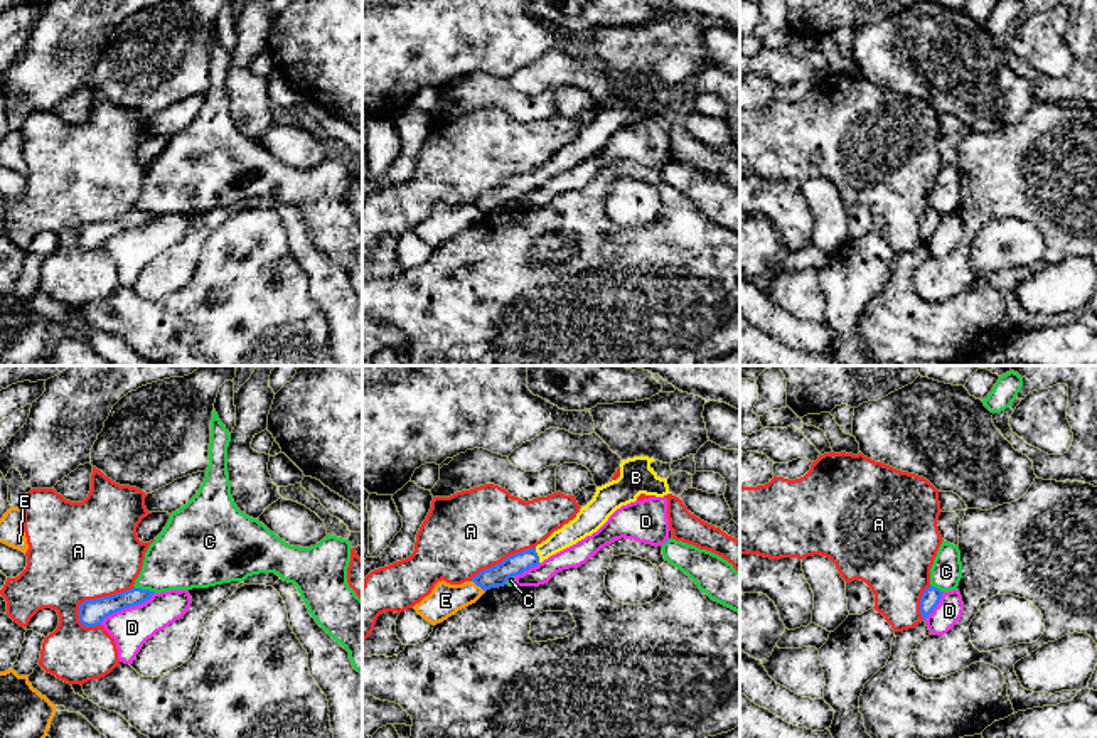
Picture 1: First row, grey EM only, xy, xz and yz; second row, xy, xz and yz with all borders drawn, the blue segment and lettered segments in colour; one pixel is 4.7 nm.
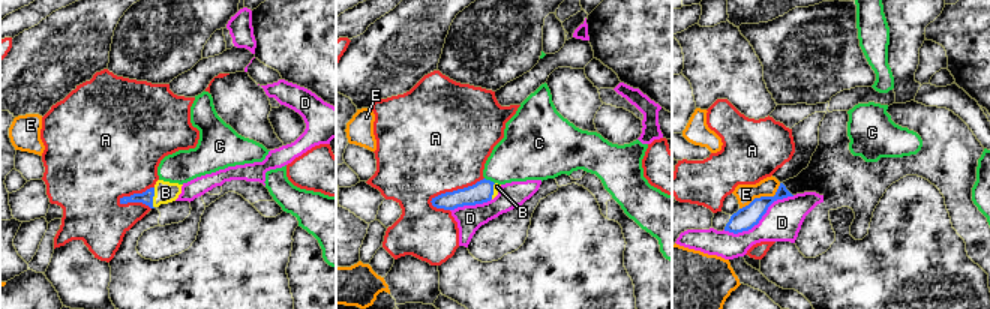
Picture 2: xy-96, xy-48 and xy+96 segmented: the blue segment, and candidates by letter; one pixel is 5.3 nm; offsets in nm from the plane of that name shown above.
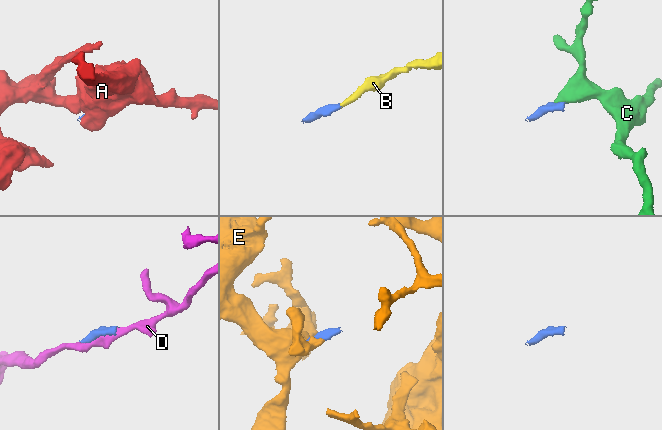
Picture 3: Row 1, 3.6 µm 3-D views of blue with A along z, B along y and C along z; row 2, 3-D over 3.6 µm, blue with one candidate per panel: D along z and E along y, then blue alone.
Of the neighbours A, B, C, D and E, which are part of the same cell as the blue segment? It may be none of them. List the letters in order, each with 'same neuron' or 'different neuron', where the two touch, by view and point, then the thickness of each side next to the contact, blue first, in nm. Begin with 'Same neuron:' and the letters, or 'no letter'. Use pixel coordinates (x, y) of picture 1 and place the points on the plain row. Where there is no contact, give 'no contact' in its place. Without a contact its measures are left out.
Same neuron: B
A: different neuron; contact xy (98, 221); calibres 130 and 480 nm
B: same neuron; contact xz (536, 177); calibres 100 and 110 nm
C: different neuron; contact xy (145, 213); calibres 100 and 320 nm
D: different neuron; contact xy (127, 229); calibres 130 and 190 nm
E: different neuron; contact xz (479, 208); calibres 100 and 160 nm

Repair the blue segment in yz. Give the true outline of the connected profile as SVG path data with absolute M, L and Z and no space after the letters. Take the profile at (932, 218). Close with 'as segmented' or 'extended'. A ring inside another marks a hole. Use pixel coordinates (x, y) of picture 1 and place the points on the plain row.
M928 209L923 217L922 217L922 222L920 222L920 236L922 236L922 241L925 243L932 234L934 231L939 227L940 221L942 221L942 216L939 211L935 209Z; as segmented

